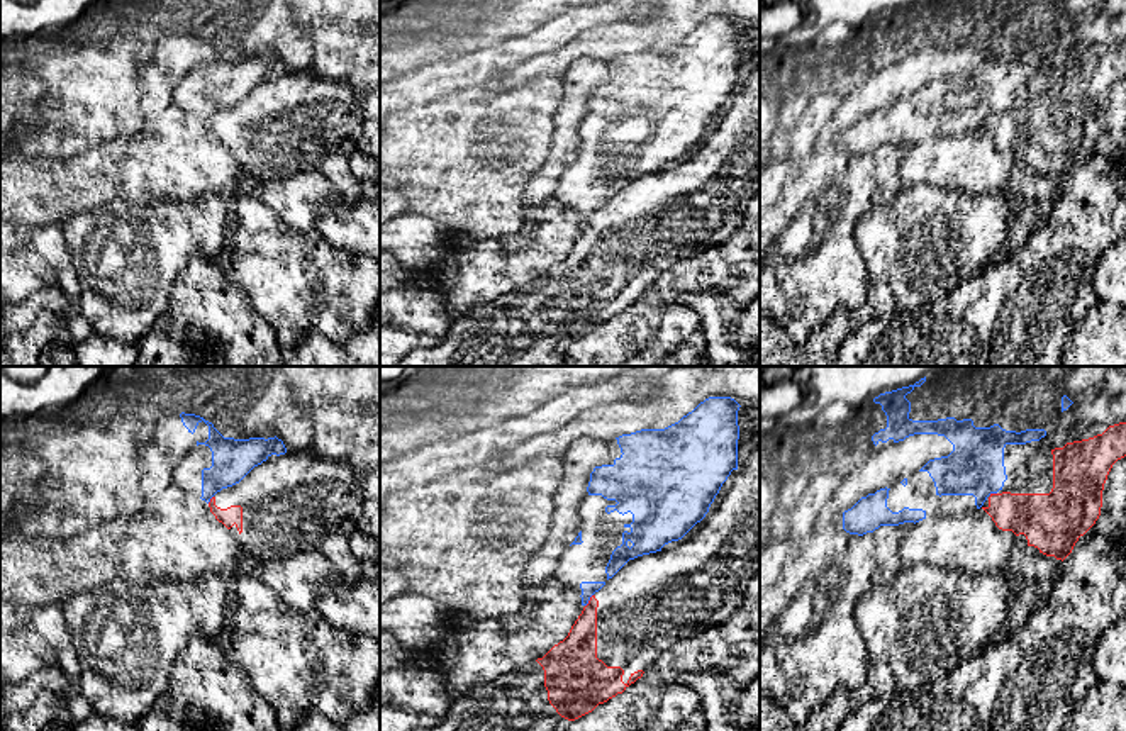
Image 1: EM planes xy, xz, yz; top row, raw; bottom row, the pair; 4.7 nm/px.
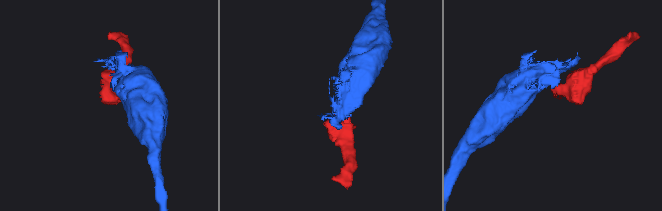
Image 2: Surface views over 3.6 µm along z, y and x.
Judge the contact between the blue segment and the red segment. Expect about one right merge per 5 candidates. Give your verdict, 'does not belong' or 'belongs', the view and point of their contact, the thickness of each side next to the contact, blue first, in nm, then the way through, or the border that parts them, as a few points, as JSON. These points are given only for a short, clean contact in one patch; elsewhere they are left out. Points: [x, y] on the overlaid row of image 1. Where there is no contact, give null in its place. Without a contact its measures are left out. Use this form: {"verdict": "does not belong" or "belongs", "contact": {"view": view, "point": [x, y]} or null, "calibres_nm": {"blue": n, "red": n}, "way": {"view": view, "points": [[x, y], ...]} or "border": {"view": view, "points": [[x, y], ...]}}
{"verdict": "does not belong", "contact": {"view": "xz", "point": [589, 599]}, "calibres_nm": {"blue": 70, "red": 180}, "border": {"view": "xz", "points": [[592, 594], [585, 606]]}}

